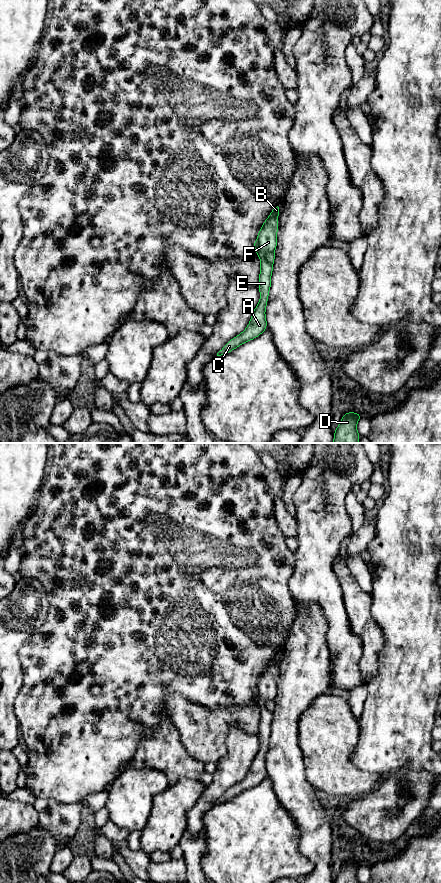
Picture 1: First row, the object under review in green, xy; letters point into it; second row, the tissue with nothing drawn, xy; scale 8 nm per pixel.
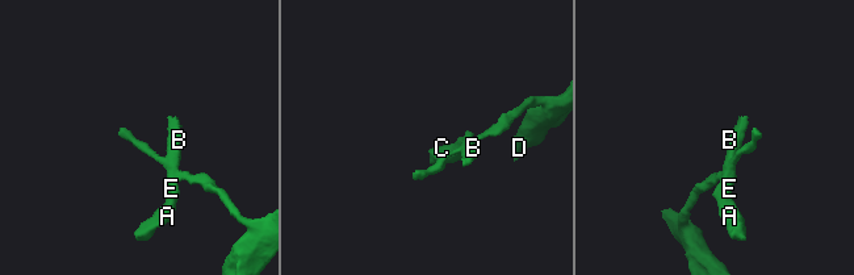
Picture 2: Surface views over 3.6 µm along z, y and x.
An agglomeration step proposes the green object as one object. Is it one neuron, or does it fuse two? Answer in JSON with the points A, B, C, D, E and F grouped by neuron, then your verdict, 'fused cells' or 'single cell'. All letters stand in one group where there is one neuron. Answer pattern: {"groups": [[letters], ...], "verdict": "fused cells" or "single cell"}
{"groups": [["A", "B", "C", "E", "F"], ["D"]], "verdict": "fused cells"}

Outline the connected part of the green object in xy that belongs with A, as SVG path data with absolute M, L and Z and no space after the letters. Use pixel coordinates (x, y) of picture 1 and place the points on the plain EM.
M279 651L275 653L268 666L264 669L257 684L259 692L258 704L260 706L261 713L259 722L260 748L252 761L250 770L246 777L228 789L228 791L217 801L217 804L233 799L243 791L255 787L267 777L265 758L271 735L273 713L266 709L264 703L267 701L274 701L276 698L280 655L281 653Z

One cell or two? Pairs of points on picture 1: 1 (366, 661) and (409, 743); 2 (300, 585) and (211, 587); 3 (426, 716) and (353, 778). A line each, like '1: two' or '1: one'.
1: two
2: two
3: two

